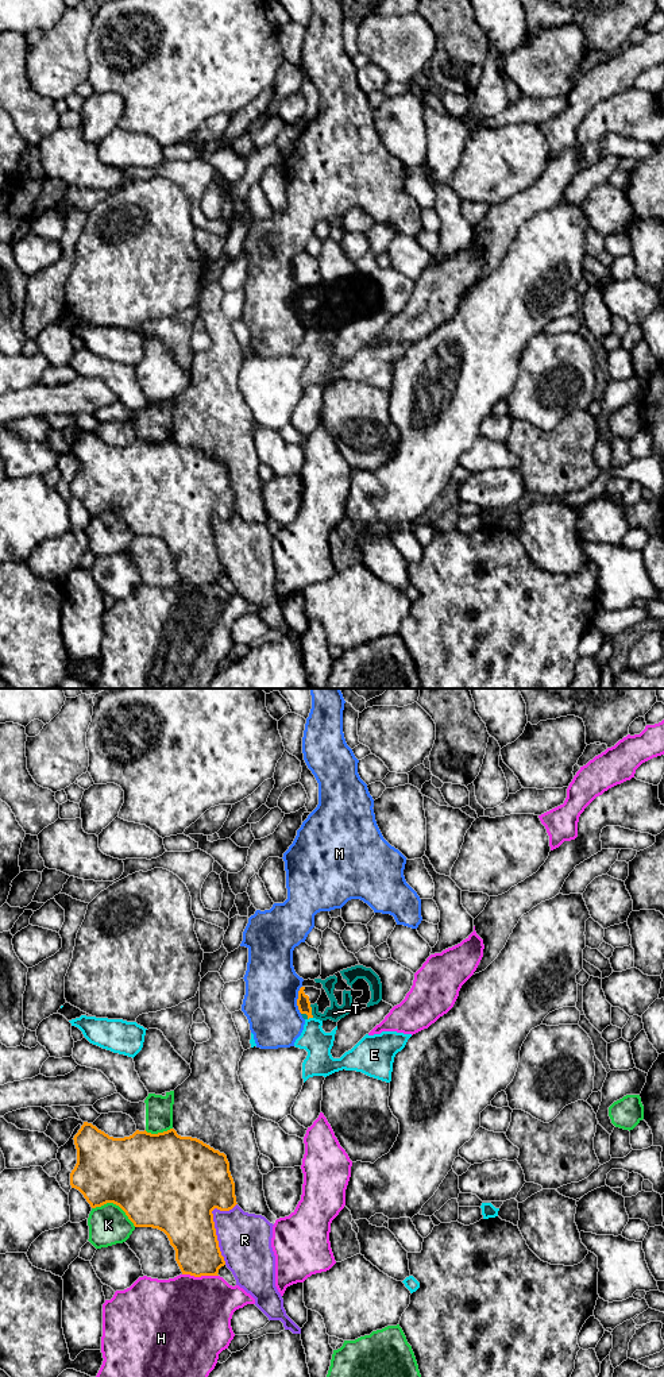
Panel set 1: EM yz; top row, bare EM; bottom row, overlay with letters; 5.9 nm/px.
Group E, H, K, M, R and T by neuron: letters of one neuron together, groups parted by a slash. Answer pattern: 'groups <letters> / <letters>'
groups E / H / K / M / R / T

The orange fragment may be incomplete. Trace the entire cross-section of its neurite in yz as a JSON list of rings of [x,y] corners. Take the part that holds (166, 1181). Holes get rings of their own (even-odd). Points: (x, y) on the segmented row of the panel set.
[[[84,1122],[73,1139],[77,1164],[70,1173],[70,1185],[84,1195],[92,1208],[113,1203],[135,1227],[163,1231],[175,1250],[182,1274],[219,1276],[225,1261],[219,1247],[212,1211],[229,1211],[238,1204],[224,1153],[197,1138],[181,1137],[174,1129],[158,1134],[136,1130],[130,1137],[113,1138]]]

